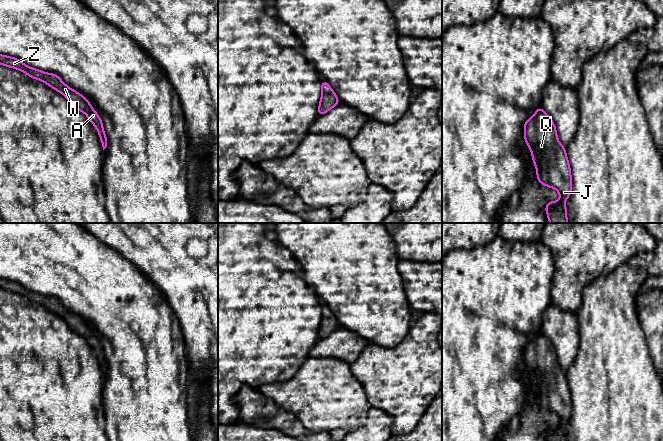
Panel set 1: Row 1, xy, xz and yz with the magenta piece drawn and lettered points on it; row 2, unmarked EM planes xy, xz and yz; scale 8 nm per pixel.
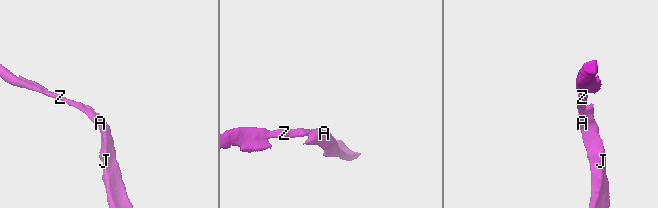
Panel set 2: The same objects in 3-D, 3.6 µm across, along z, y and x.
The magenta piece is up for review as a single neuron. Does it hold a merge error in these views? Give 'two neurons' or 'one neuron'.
one neuron

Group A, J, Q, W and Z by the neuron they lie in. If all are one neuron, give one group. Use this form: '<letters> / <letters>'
A J Q W Z

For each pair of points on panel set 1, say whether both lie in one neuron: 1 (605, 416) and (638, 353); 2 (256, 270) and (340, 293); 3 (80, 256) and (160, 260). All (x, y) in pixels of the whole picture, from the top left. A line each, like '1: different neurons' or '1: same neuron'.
1: same neuron
2: different neurons
3: different neurons

